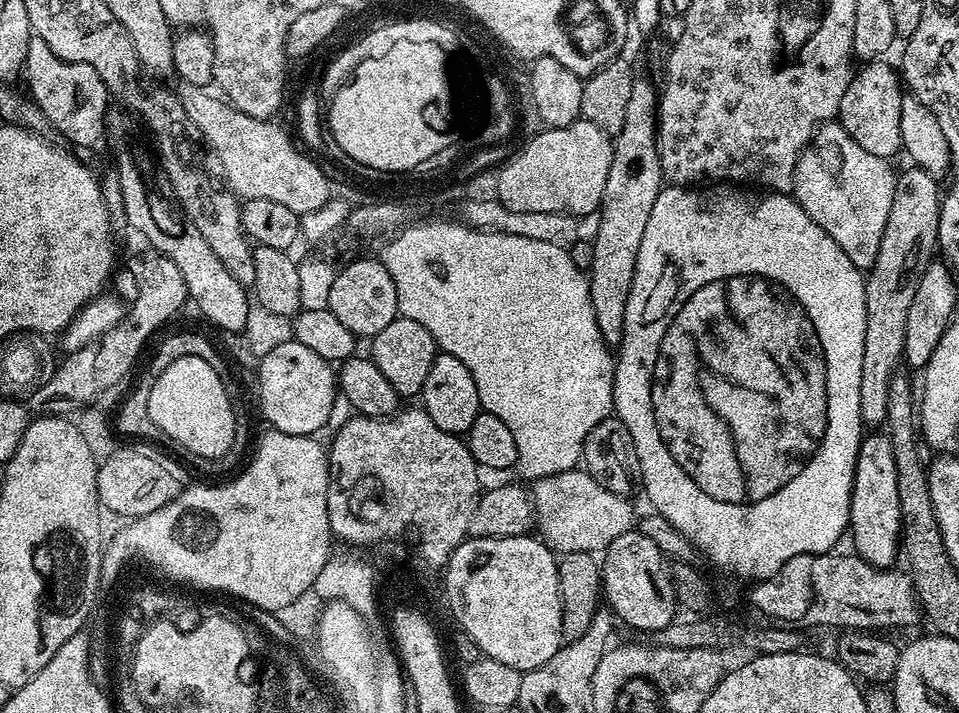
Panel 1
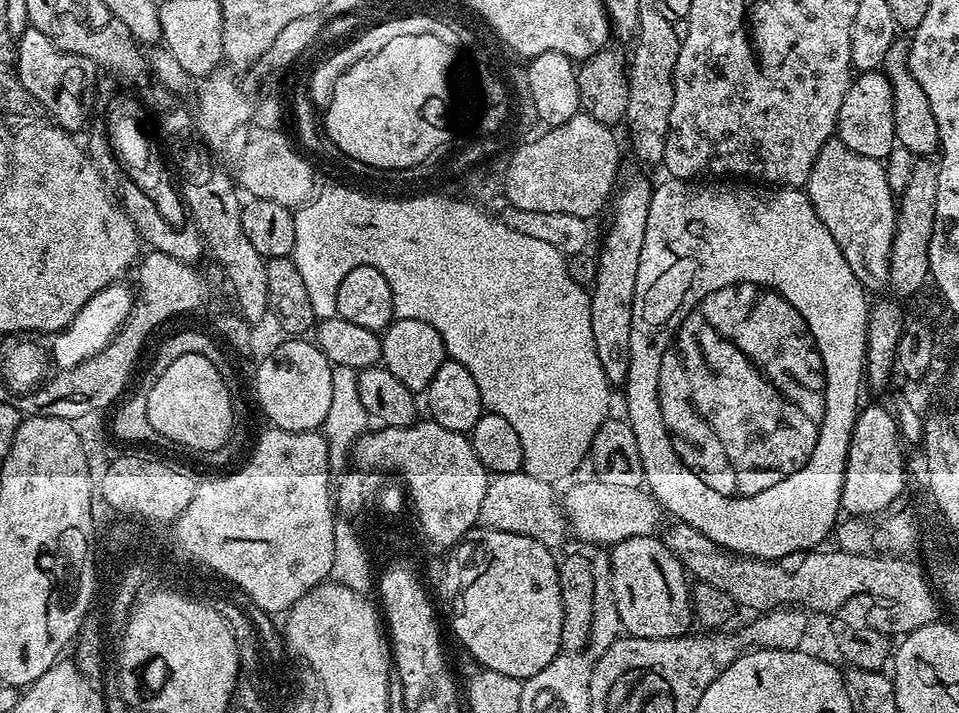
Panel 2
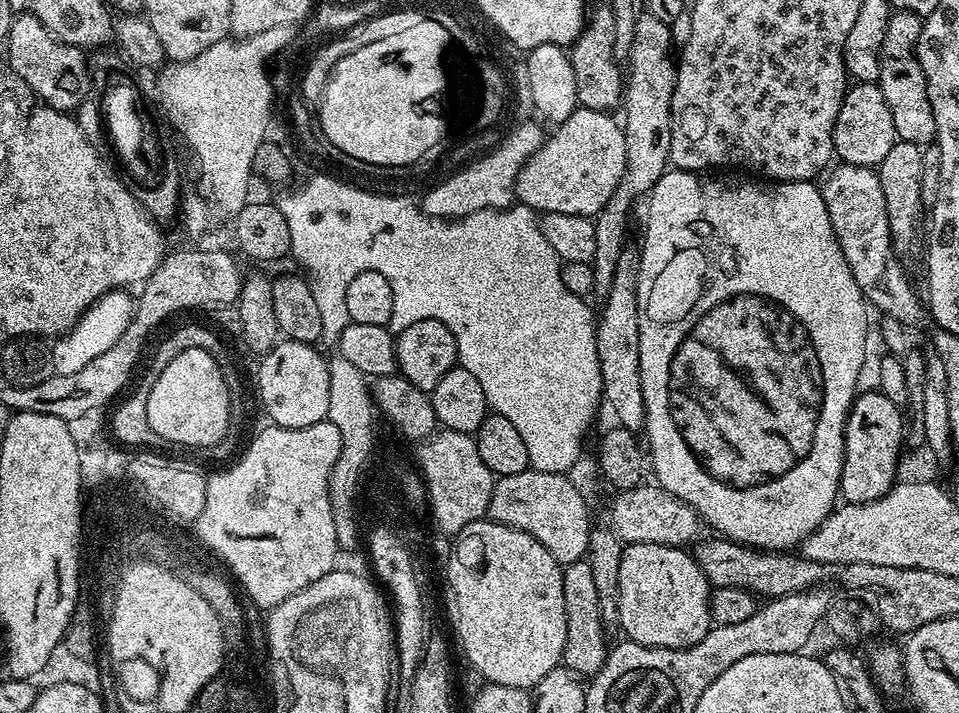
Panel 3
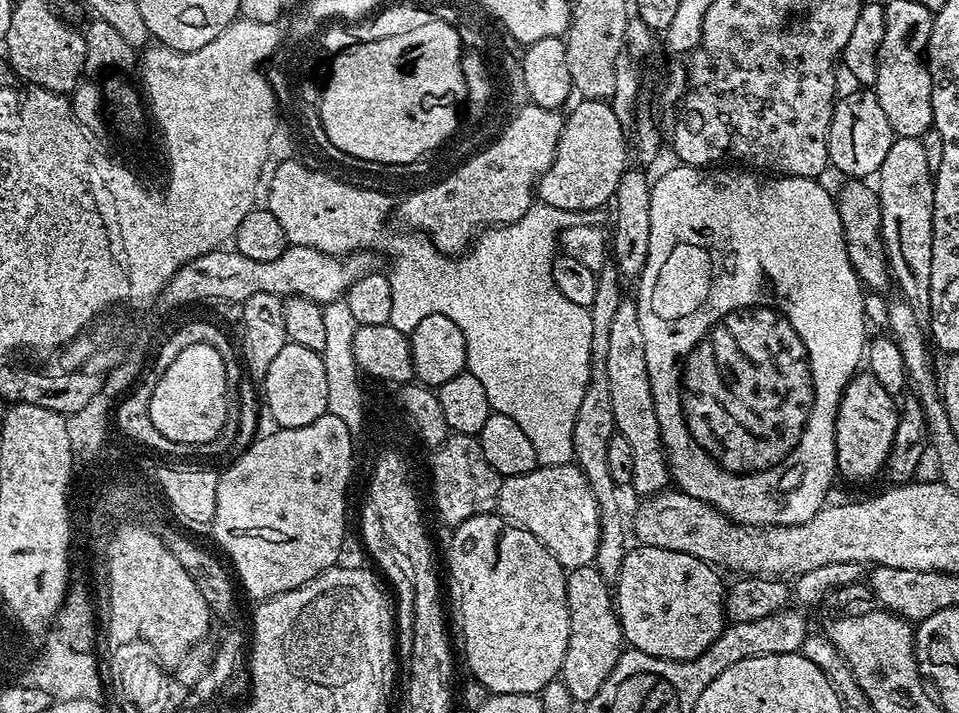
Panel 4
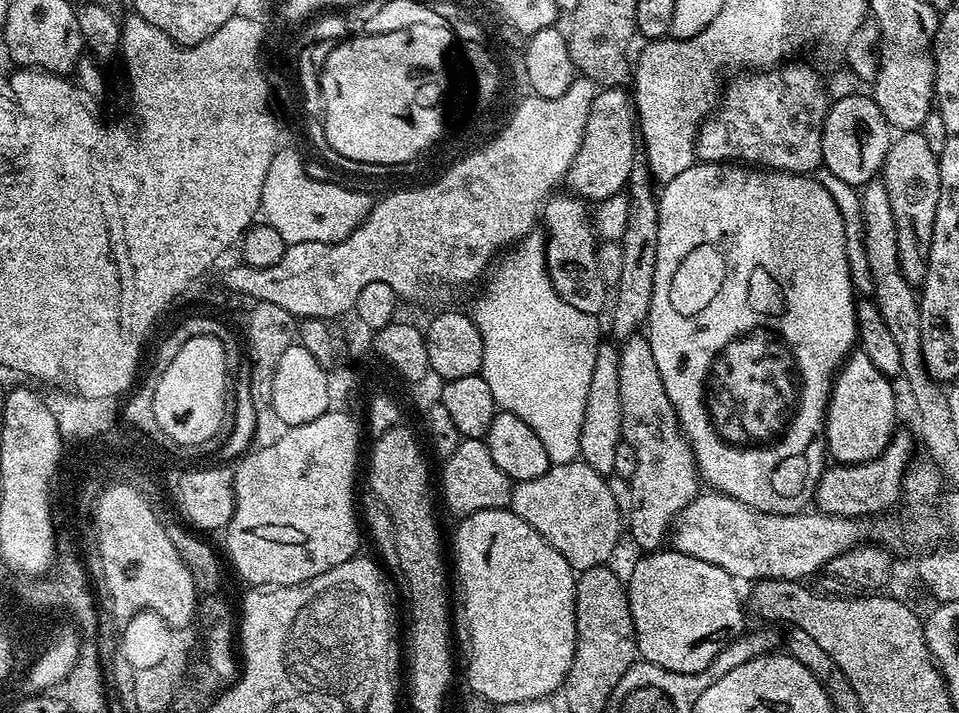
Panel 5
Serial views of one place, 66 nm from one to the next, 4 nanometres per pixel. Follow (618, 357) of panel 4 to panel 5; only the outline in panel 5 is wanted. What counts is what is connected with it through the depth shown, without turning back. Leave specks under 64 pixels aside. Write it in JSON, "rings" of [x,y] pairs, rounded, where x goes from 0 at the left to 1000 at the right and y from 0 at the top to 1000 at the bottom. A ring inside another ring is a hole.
{"rings":[[[672,468],[656,471],[645,484],[644,548],[649,558],[649,617],[661,626],[665,654],[657,675],[659,683],[659,719],[654,719],[653,741],[659,745],[659,757],[667,771],[684,771],[698,756],[699,742],[721,701],[732,684],[726,661],[726,644],[722,627],[709,600],[705,571],[694,558],[694,544],[686,525],[686,508],[682,508],[682,491],[678,491]]]}

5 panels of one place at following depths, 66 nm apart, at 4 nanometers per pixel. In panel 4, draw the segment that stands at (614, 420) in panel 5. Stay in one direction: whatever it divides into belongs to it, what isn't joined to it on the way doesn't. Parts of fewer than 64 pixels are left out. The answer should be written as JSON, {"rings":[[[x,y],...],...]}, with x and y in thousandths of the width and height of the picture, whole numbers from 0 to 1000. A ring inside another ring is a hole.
{"rings":[[[641,369],[630,370],[621,383],[621,407],[615,433],[615,452],[617,453],[615,508],[617,512],[611,553],[607,553],[607,569],[603,569],[603,586],[599,586],[599,609],[596,610],[596,637],[600,649],[608,659],[611,676],[615,676],[615,690],[619,693],[626,717],[626,753],[619,794],[628,805],[628,811],[632,811],[636,816],[641,816],[644,811],[653,773],[651,718],[647,714],[648,686],[640,676],[640,670],[636,670],[636,652],[632,648],[636,614],[643,610],[640,568],[636,554],[636,529],[632,525],[632,501],[634,501],[636,485],[636,456],[640,452],[640,439],[644,435],[649,419],[647,397],[649,397],[649,388],[647,377],[642,374]]]}

